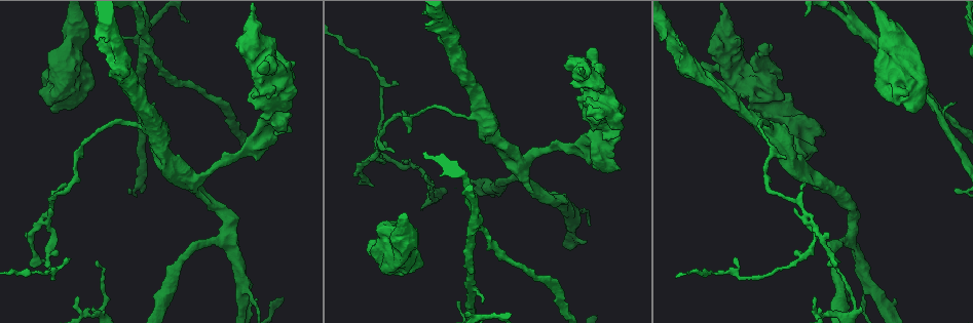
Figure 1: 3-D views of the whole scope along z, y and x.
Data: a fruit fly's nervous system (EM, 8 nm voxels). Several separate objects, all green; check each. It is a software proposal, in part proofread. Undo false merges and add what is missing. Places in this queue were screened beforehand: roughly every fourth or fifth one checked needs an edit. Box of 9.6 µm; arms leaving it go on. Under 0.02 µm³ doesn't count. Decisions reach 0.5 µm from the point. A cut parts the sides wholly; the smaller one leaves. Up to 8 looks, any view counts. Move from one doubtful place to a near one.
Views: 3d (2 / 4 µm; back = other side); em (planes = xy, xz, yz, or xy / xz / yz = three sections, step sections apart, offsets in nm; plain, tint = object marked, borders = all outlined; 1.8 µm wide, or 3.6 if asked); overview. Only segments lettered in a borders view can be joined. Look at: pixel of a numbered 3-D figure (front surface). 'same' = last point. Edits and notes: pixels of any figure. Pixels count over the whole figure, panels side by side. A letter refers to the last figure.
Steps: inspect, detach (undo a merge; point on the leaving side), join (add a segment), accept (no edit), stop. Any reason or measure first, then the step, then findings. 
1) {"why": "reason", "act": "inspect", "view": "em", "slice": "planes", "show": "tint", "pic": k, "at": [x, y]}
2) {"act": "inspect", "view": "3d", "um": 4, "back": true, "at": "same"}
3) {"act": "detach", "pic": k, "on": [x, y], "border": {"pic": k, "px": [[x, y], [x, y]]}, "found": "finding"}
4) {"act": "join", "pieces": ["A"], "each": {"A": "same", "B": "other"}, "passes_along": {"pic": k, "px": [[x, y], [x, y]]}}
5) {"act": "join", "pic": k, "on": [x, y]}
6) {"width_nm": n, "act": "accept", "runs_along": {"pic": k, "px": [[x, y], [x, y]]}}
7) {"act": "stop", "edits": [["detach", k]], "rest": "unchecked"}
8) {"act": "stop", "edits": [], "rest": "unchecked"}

{"why": "three arms meet", "act": "inspect", "view": "3d", "um": 2, "pic": 1, "at": [146, 43]}

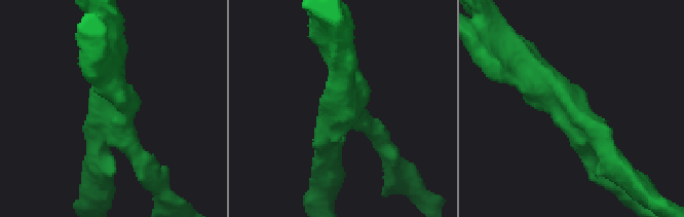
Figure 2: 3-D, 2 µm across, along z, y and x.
{"arms": 3, "arm_widths_nm": [190, 220, 220], "why": "now the EM", "act": "inspect", "view": "em", "slice": "xy", "step": 8, "show": "tint", "pic": 2, "at": [109, 110]}

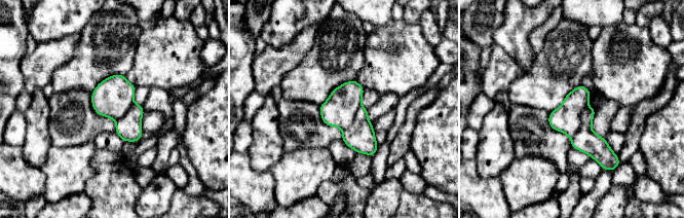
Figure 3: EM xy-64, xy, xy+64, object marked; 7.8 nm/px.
{"why": "another direction", "act": "inspect", "view": "em", "slice": "planes", "show": "borders", "at": "same"}

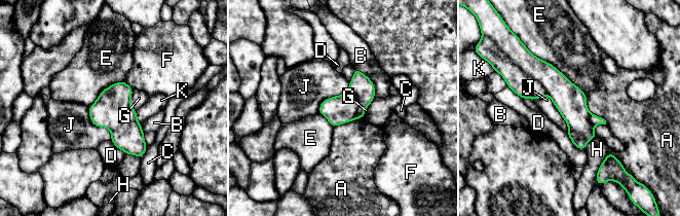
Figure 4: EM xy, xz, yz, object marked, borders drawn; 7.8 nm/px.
{"width_nm": 220, "act": "detach", "pic": 4, "on": [526, 87], "each": {"A": "other", "B": "other", "C": "other", "D": "other", "E": "other", "F": "other", "G": "other", "H": "other", "J": "other", "K": "other"}, "found": "two cells meet here"}

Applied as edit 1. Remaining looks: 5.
{"act": "inspect", "view": "overview"}

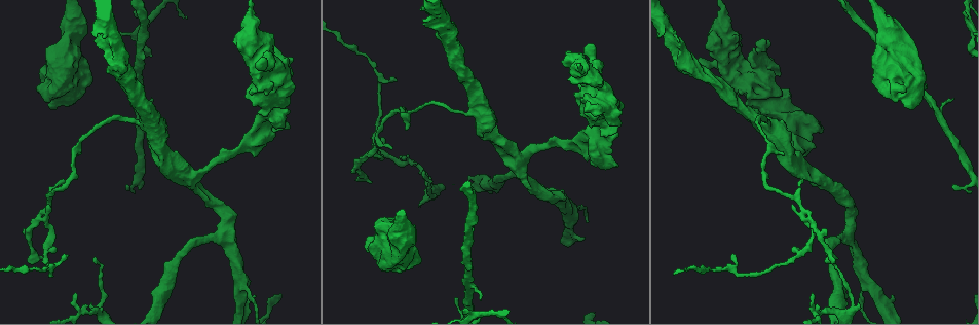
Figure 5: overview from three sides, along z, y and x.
{"why": "calibre changes", "act": "inspect", "view": "em", "slice": "xz", "step": 16, "show": "borders", "pic": 5, "at": [766, 128]}

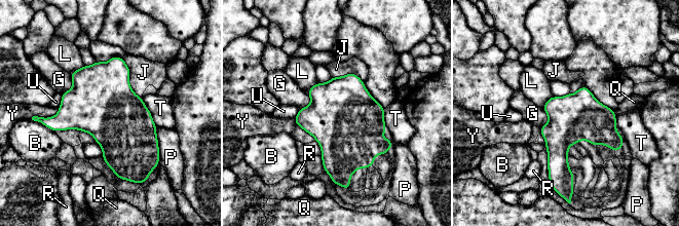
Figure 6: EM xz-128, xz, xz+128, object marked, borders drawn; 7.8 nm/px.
{"longest_contact_nm": ["J", 360], "act": "accept", "each": {"B": "other", "G": "other", "J": "other", "L": "other", "P": "other", "Q": "other", "R": "other", "T": "other", "U": "other", "Y": "other"}, "border": {"pic": 6, "px": [[70, 74], [72, 87], [62, 93]]}, "found": "continuous, no second cell"}

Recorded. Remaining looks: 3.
{"why": "three-way junction", "act": "inspect", "view": "3d", "um": 2, "pic": 5, "at": [520, 157]}

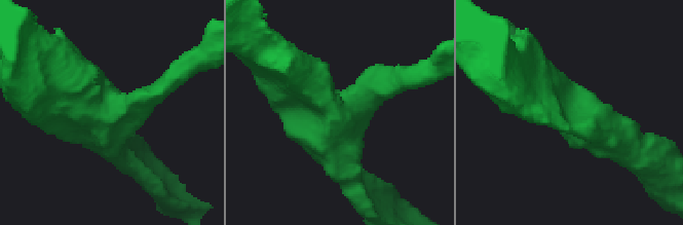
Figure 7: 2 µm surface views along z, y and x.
{"arms": 3, "arm_widths_nm": [220, 220, 320], "act": "inspect", "view": "em", "slice": "xz", "step": 4, "show": "tint", "pic": 7, "at": [564, 110]}

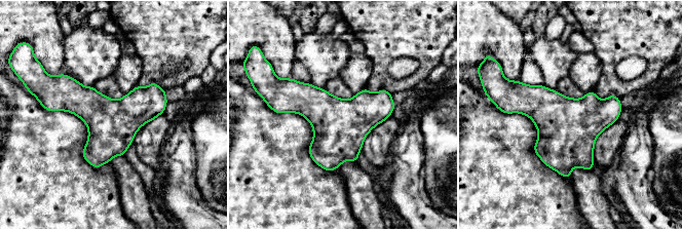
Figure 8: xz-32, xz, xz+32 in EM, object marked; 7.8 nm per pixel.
{"act": "inspect", "view": "em", "slice": "planes", "show": "borders", "at": "same"}

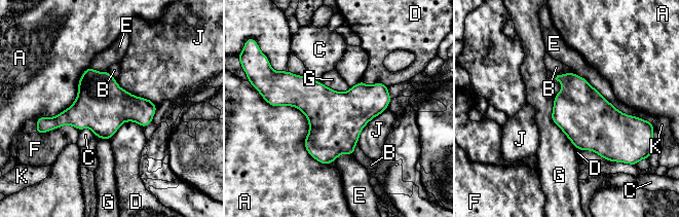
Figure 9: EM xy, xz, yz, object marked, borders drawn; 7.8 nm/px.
{"act": "accept", "each": {"A": "other", "B": "other", "C": "other", "D": "other", "E": "other", "F": "other", "G": "other", "J": "other", "K": "other"}, "border": {"pic": 9, "px": [[553, 99], [551, 119], [574, 146]]}, "found": "all the same cell"}

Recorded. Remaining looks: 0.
{"act": "stop", "edits": [["detach", 4]], "rest": "unchecked"}

